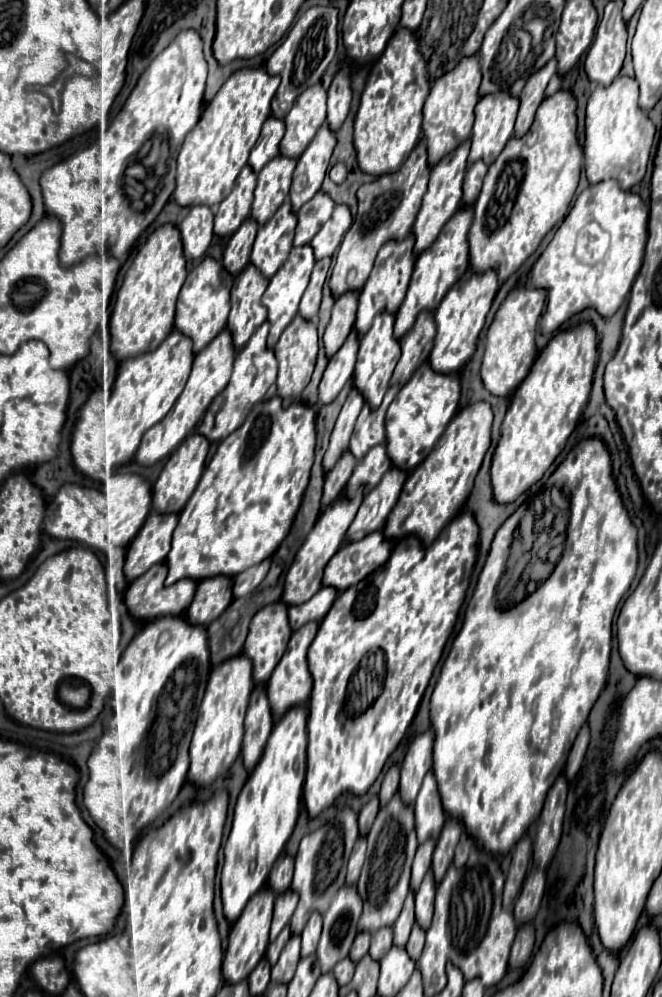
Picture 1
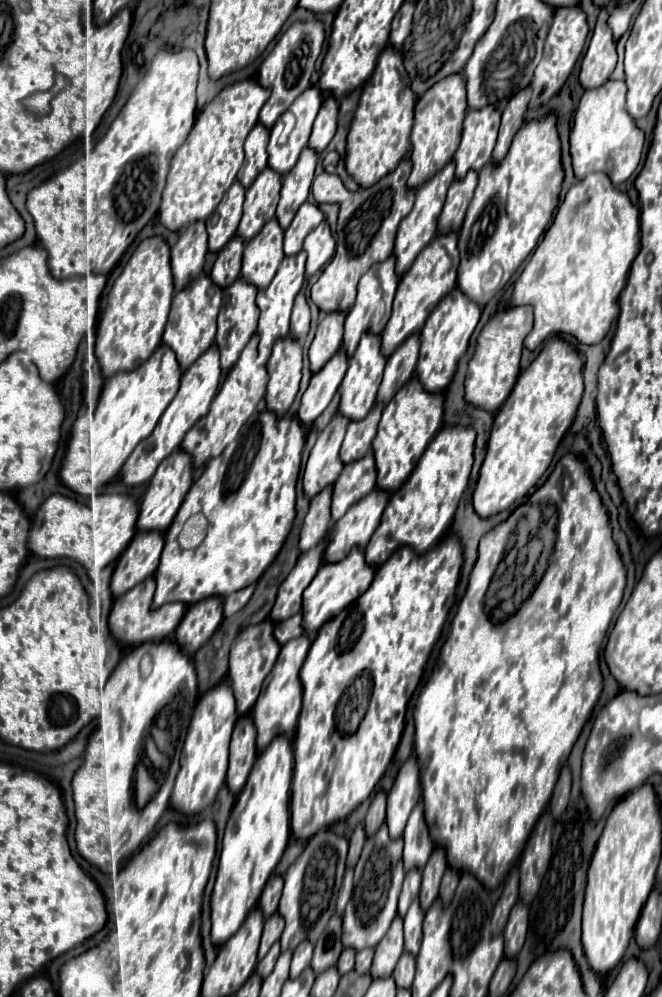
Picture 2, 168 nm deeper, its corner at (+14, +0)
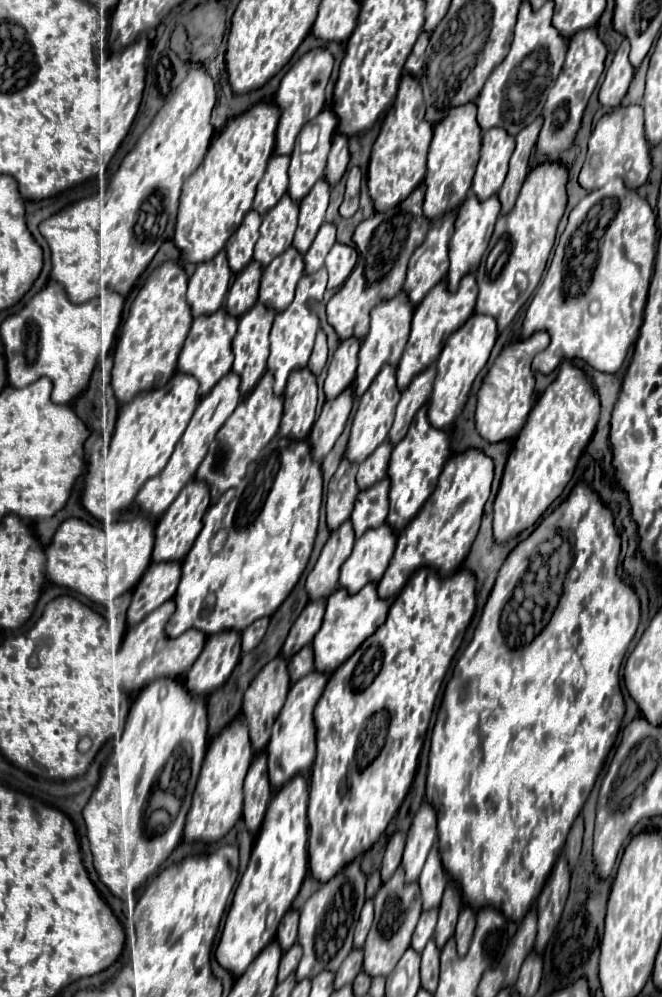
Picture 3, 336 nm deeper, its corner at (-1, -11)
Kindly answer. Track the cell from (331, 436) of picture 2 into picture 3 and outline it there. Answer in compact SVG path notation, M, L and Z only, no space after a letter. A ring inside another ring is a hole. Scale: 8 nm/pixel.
M341 458L341 464L335 472L337 490L335 484L327 490L327 504L325 504L327 524L331 530L335 530L341 522L345 522L351 516L353 502L359 492L355 484L355 472L357 472L357 464L351 464L347 458Z

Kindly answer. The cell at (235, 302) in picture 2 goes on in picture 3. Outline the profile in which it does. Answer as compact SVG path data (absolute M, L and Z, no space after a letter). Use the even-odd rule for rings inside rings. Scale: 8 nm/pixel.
M261 302L239 318L237 336L233 338L233 372L241 378L241 394L251 392L267 368L269 330L273 318L275 310Z

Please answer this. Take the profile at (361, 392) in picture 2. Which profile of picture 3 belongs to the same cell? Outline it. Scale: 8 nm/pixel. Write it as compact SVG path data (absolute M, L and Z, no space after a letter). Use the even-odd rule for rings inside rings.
M385 364L381 372L375 376L375 380L371 382L371 386L367 388L367 392L361 396L359 408L355 412L351 436L349 436L349 444L345 452L349 462L363 462L363 458L367 458L367 454L371 454L371 450L375 450L375 446L379 446L379 442L387 438L397 402L399 402L399 388L395 384L395 366Z

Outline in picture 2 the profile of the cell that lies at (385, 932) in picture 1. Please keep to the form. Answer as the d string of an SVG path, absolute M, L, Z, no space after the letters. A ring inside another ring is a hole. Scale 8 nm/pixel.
M362 949L356 953L356 973L358 975L364 975L370 971L372 955L374 955L374 949Z

